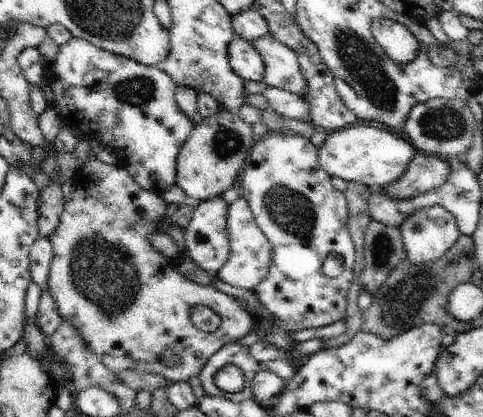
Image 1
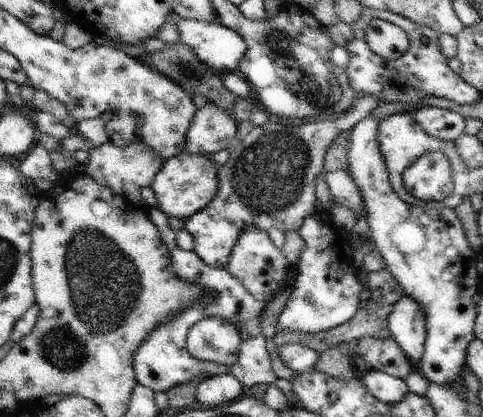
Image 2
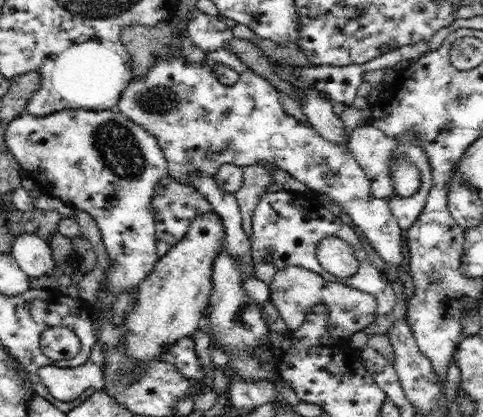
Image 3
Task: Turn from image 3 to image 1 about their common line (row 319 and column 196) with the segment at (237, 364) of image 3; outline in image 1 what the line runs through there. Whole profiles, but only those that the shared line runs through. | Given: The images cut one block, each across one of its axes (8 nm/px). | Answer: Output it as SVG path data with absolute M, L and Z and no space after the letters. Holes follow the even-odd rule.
M221 198L195 203L195 212L183 230L185 255L205 272L217 274L229 258L229 235L227 228L229 205Z

